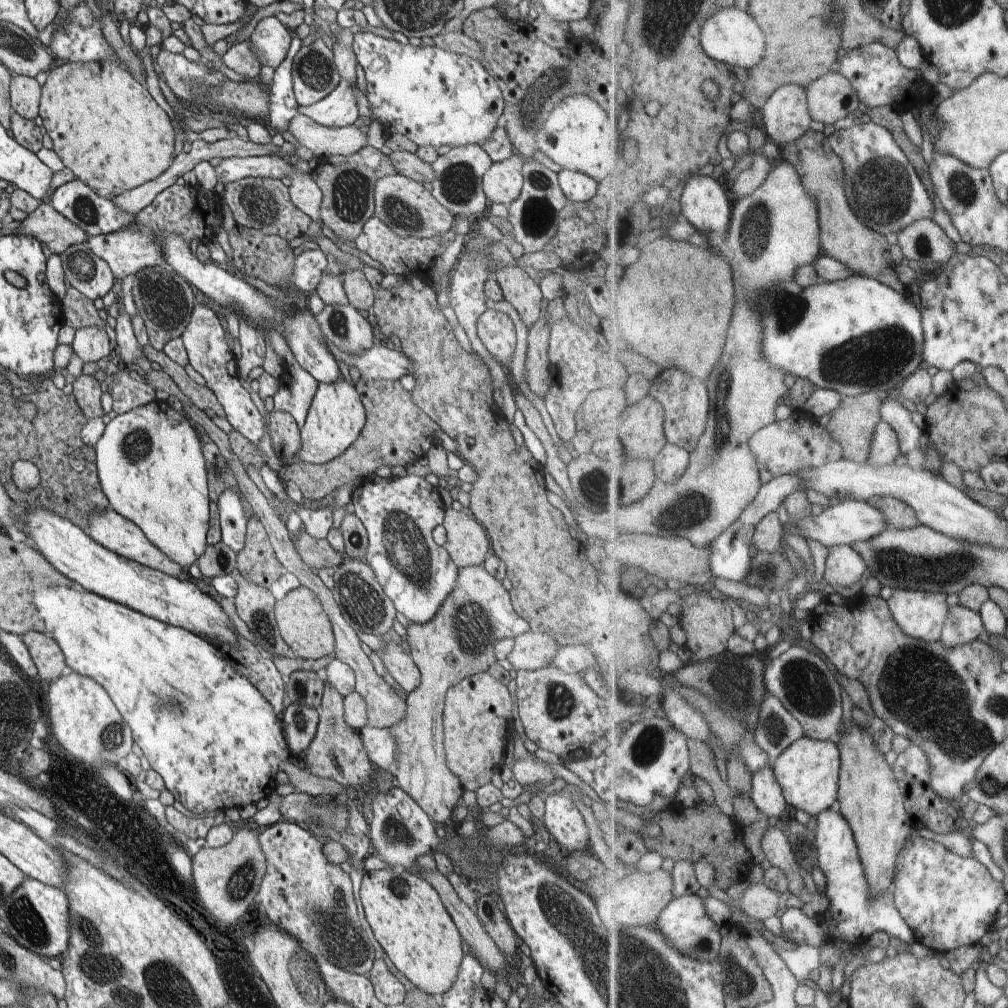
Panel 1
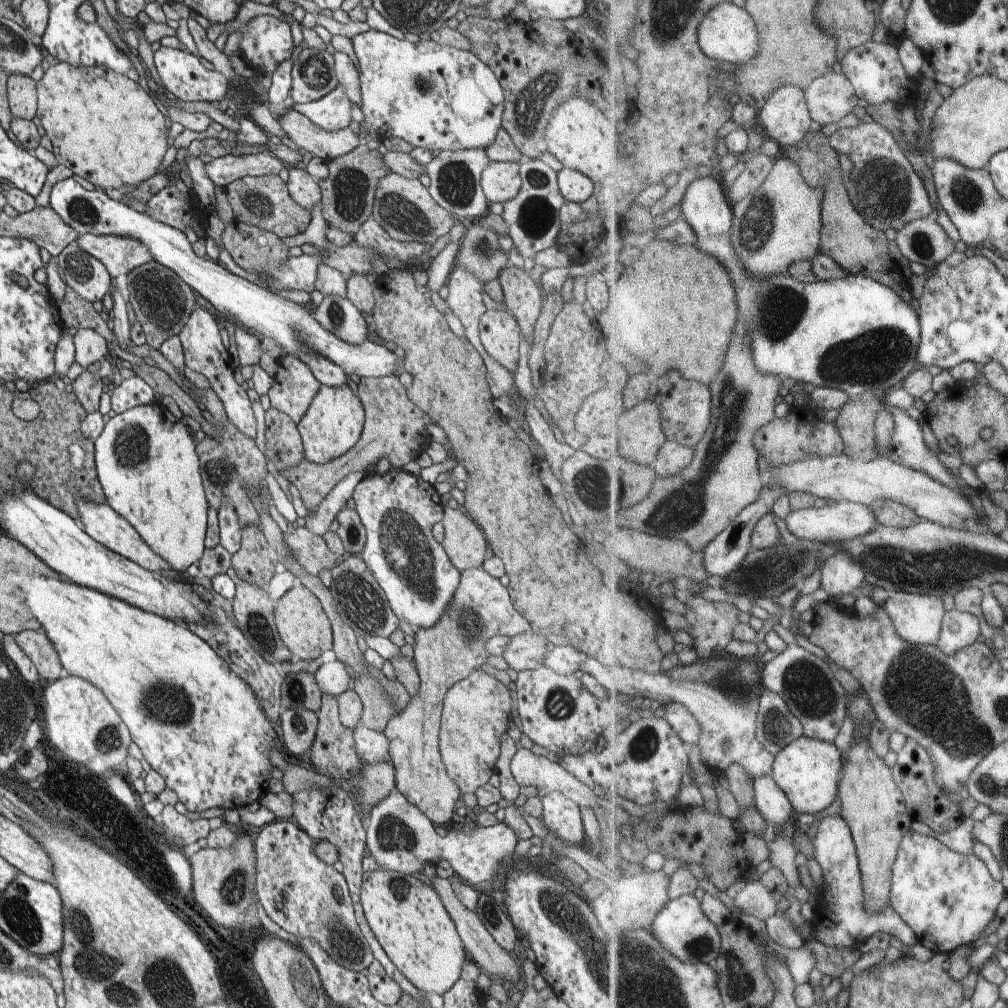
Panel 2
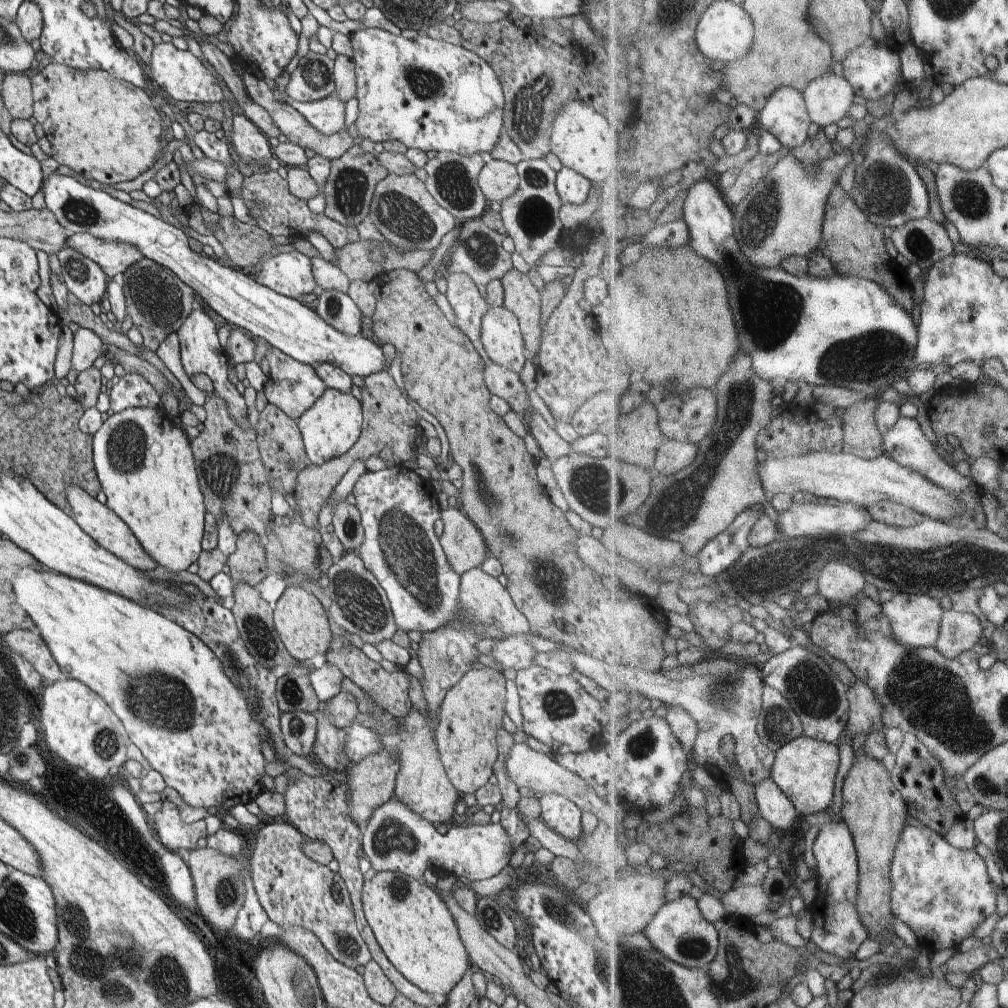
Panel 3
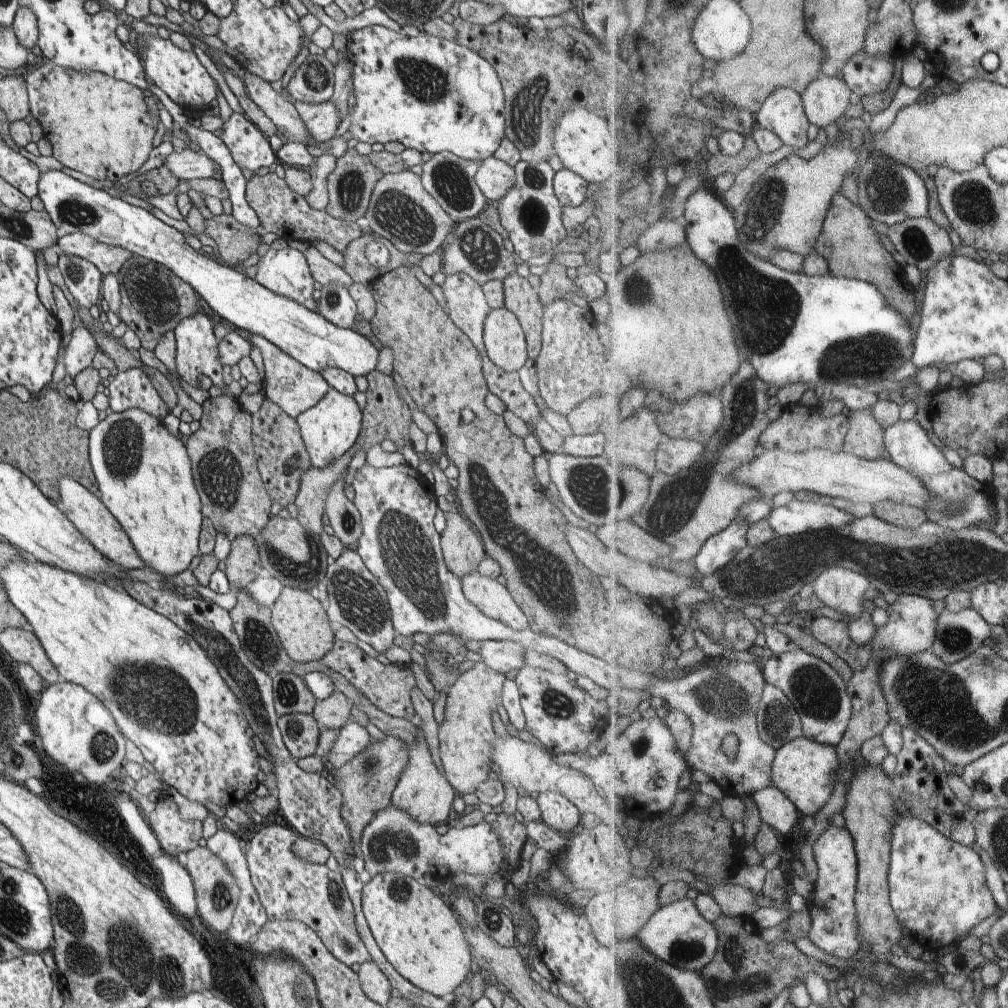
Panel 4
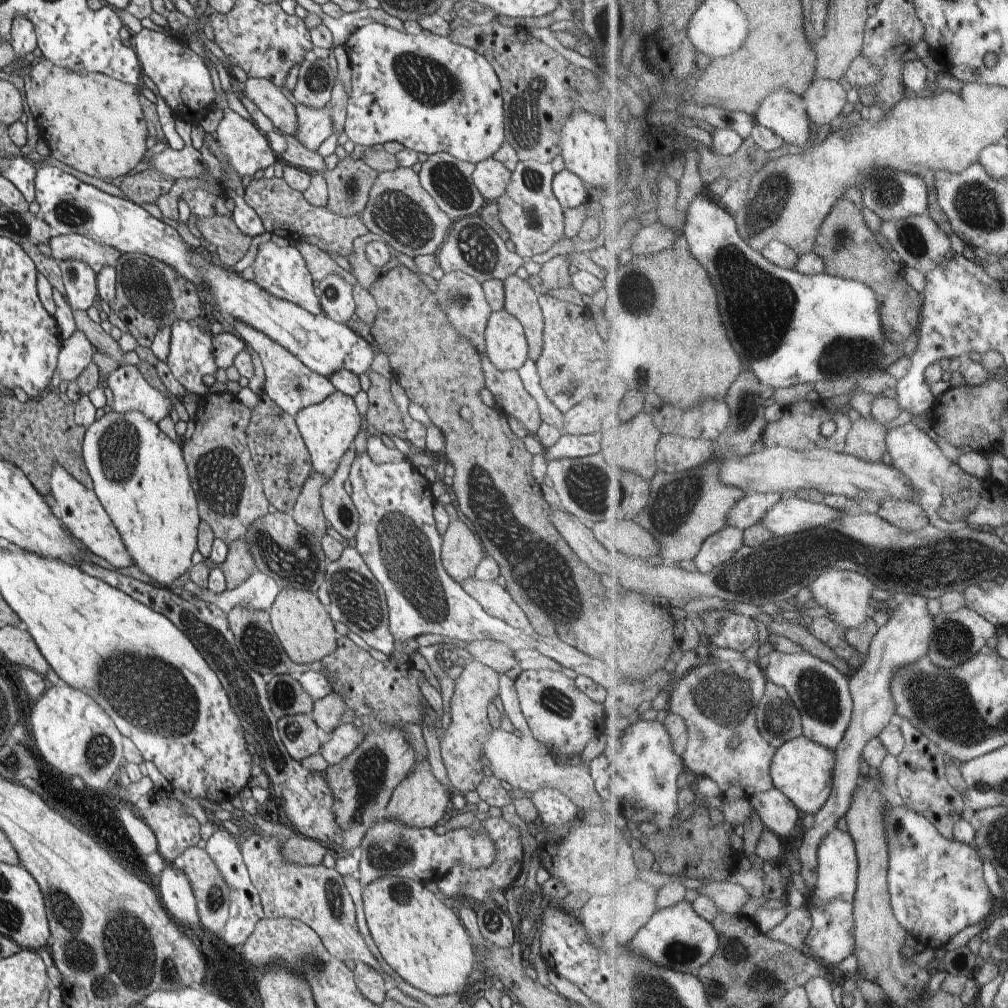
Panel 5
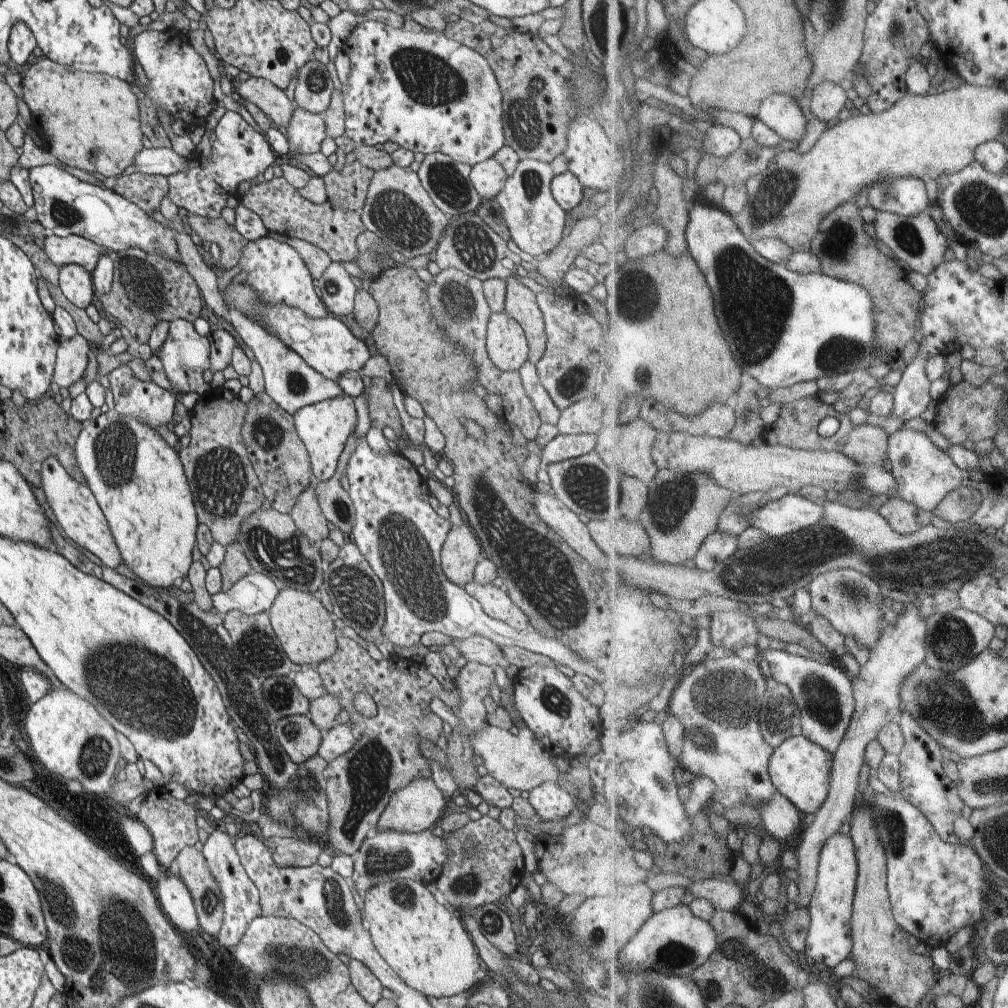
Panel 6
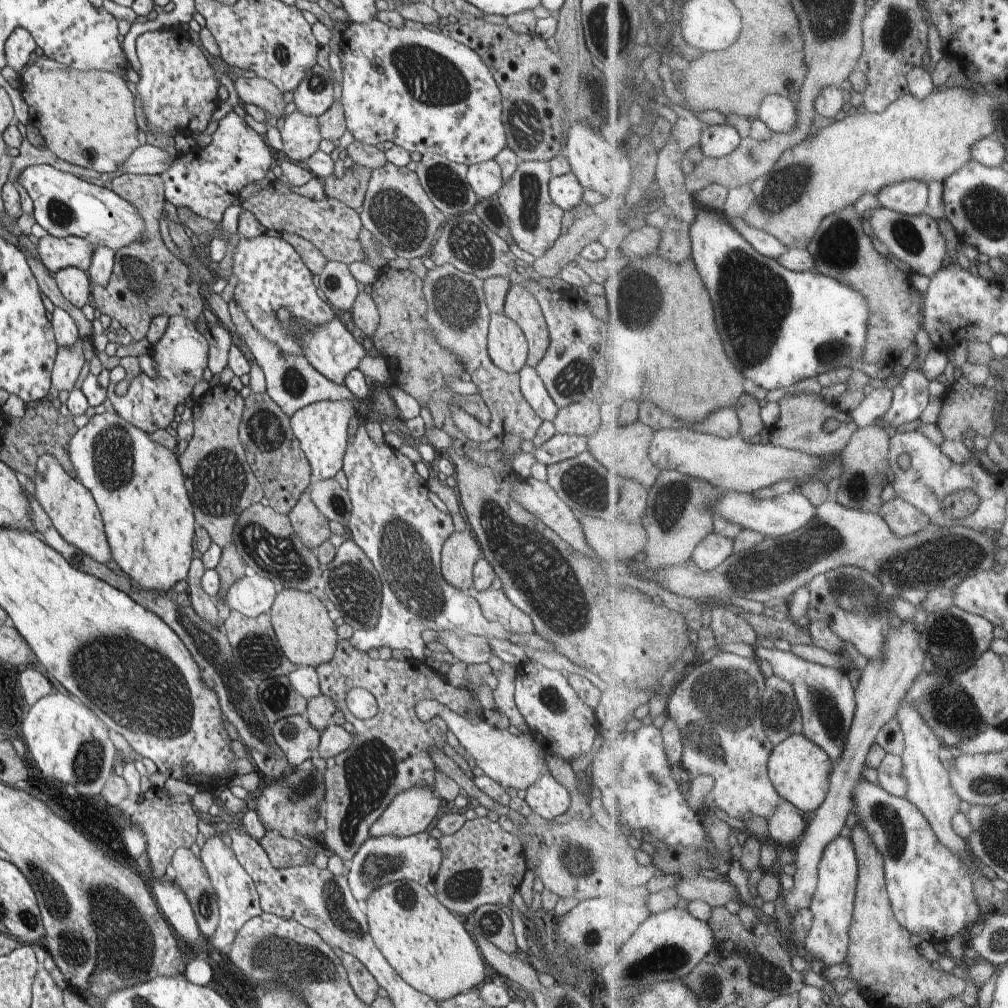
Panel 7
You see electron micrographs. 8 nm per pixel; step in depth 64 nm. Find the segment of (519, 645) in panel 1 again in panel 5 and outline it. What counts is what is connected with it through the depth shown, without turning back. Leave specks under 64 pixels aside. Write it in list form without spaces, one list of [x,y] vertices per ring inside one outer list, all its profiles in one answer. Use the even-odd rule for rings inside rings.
[[[476,640],[467,646],[468,652],[478,662],[493,668],[498,673],[505,673],[518,665],[518,661],[508,646],[502,642],[493,640]]]

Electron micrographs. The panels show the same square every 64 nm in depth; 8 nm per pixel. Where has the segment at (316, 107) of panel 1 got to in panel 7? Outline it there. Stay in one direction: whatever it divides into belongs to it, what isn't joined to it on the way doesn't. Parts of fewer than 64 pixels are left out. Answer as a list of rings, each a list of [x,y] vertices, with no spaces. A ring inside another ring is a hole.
[[[296,110],[285,118],[279,131],[284,154],[292,161],[302,163],[319,150],[322,134],[316,116],[306,116]]]

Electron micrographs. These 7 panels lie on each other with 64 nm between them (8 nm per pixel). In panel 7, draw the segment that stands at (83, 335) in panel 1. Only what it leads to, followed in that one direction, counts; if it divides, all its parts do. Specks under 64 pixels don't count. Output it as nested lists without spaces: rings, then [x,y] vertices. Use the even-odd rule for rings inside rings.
[[[80,337],[74,346],[57,347],[57,355],[51,372],[51,386],[62,394],[69,393],[74,388],[85,361],[83,339]]]

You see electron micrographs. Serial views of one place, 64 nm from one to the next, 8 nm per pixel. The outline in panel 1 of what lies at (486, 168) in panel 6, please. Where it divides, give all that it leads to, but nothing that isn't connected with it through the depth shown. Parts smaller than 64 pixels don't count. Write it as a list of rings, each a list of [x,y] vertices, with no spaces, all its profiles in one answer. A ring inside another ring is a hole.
[[[515,153],[500,162],[493,162],[482,177],[482,188],[489,204],[509,205],[521,193],[525,159]]]

